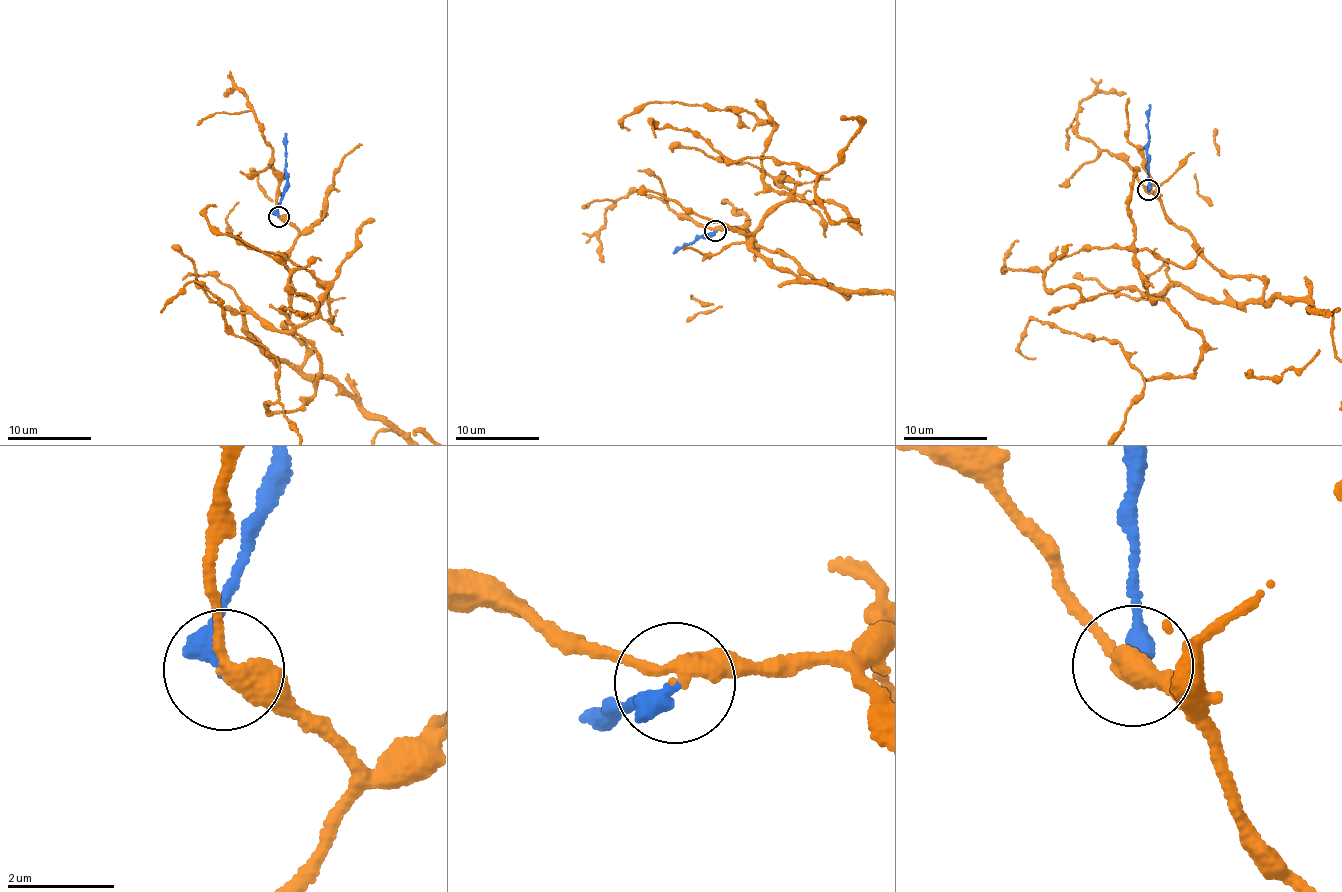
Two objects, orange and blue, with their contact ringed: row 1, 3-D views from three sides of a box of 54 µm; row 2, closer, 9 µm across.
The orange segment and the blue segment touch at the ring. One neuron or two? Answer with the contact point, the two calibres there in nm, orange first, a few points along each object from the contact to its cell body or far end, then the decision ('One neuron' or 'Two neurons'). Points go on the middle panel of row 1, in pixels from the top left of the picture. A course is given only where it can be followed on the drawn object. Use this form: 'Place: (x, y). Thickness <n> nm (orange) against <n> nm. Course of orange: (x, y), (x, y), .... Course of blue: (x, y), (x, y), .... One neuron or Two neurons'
Place: (715, 231). Thickness 320 nm (orange) against 360 nm. Course of orange: (713, 230), (846, 295), (752, 249), (782, 203), (855, 220), (833, 223), (814, 173), (650, 121), (655, 136). Course of blue: (715, 230), (674, 252). One neuron

